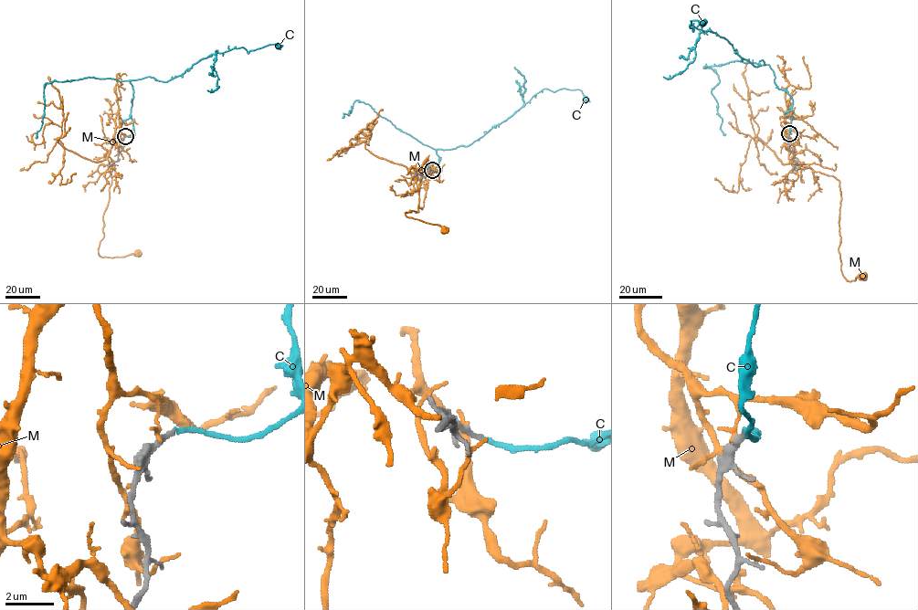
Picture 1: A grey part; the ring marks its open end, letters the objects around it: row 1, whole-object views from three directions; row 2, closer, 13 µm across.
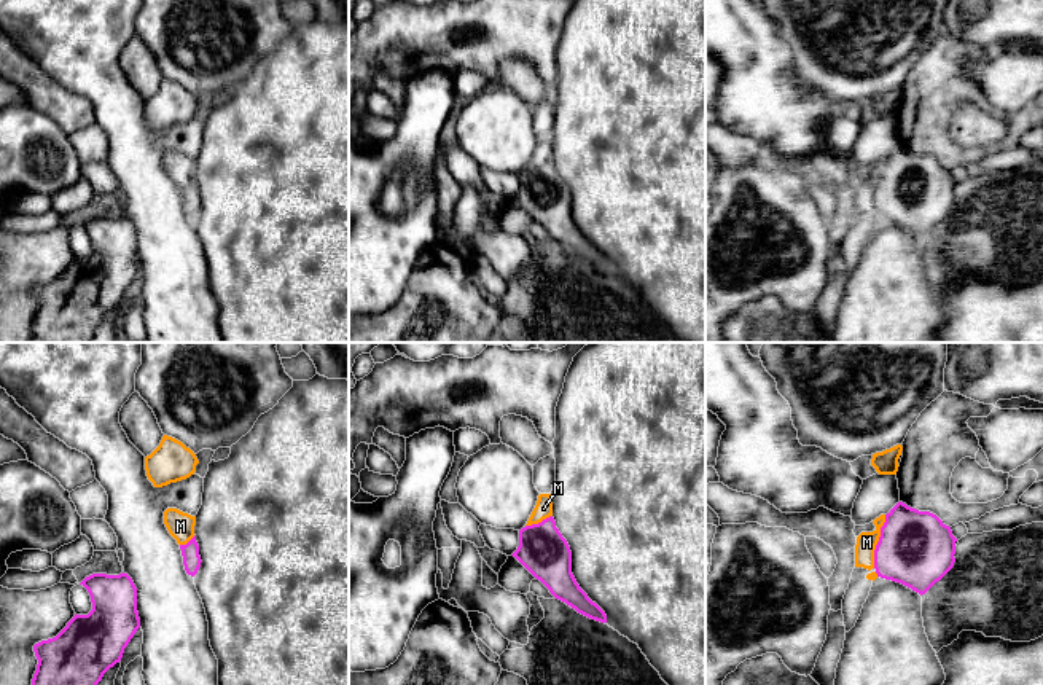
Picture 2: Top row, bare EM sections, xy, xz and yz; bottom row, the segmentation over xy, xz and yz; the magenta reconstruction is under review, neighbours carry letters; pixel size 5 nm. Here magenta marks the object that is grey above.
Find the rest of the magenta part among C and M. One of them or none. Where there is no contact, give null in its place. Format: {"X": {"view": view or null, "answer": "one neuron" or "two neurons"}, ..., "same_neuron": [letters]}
{"C": {"view": null, "answer": "one neuron"}, "M": {"view": "yz", "answer": "two neurons"}, "same_neuron": ["C"]}

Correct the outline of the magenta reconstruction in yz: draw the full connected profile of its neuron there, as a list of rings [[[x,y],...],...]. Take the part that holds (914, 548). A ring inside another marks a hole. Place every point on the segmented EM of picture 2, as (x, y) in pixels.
[[[898,502],[881,527],[876,573],[922,596],[954,567],[955,542],[936,515]]]

